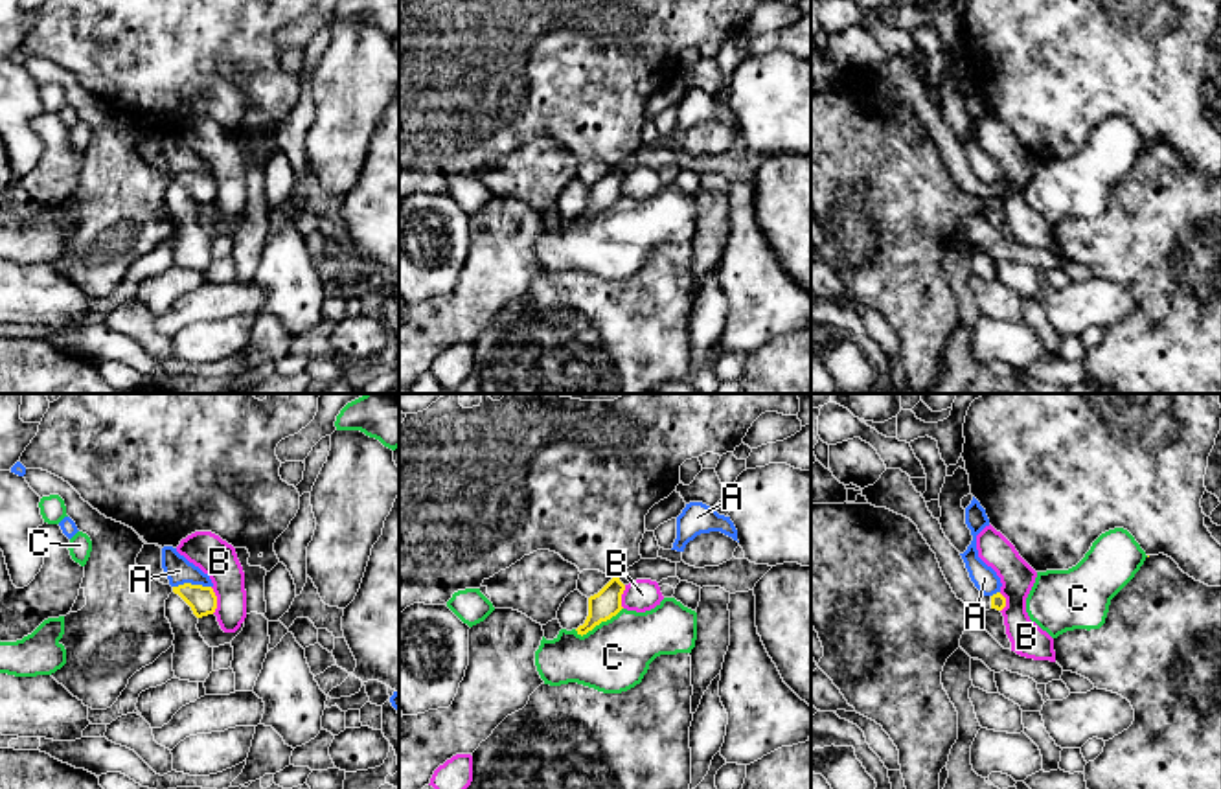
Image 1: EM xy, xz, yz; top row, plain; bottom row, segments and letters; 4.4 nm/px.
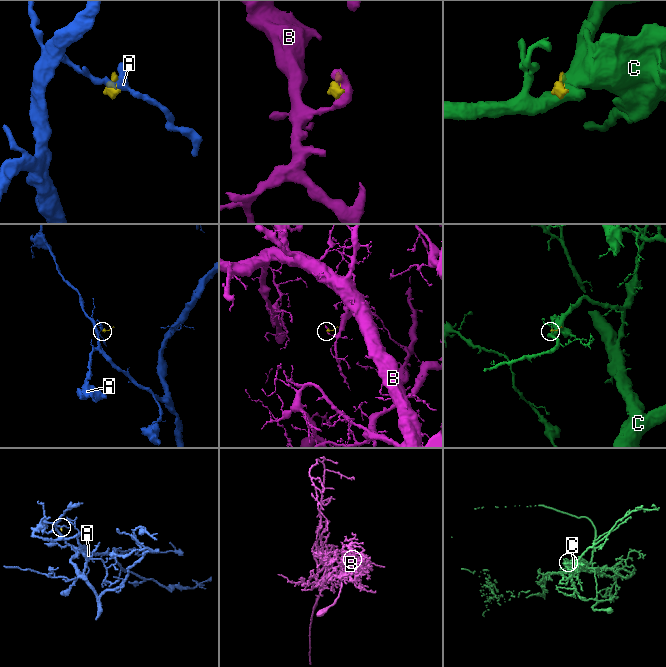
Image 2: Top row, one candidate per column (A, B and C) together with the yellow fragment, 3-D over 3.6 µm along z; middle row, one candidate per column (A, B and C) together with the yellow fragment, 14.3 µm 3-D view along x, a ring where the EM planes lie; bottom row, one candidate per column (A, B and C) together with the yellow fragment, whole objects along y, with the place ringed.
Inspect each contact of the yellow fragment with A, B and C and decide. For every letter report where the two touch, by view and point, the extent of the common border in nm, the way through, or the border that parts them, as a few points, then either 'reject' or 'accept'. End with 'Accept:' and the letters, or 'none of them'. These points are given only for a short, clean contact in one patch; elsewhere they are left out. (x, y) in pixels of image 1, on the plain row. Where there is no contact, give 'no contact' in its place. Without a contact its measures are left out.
A: contact xy (192, 173); length 170 nm; border xy (210, 173), (179, 171), (173, 175); reject
B: contact xy (216, 188); length 120 nm; border xy (210, 175), (216, 184), (214, 201); reject
C: contact xz (598, 212); length 240 nm; reject
Accept: none of them

